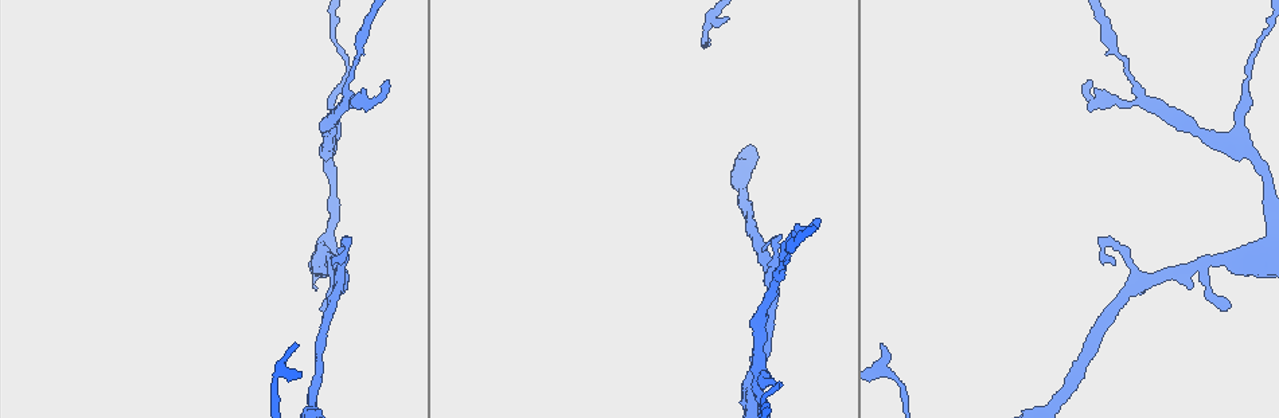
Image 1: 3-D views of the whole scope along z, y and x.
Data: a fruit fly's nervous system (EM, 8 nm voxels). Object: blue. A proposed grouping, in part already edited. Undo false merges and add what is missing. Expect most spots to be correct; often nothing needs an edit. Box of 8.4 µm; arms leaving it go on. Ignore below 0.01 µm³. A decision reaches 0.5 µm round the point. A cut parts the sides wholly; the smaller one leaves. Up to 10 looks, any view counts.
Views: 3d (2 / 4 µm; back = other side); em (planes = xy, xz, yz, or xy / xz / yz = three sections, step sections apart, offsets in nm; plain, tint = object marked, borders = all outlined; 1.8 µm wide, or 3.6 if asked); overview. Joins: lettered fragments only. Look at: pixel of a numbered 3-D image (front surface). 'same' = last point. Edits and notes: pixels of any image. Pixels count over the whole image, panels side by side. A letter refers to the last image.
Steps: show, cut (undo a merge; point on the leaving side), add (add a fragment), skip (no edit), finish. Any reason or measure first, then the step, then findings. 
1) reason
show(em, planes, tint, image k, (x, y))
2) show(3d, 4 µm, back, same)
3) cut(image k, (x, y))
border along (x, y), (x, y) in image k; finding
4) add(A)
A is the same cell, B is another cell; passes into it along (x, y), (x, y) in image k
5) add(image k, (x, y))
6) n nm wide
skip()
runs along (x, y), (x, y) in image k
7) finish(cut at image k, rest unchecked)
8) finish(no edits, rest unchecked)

branch stops here
show(em, xy, step 8, tint, image 1, (331, 265))

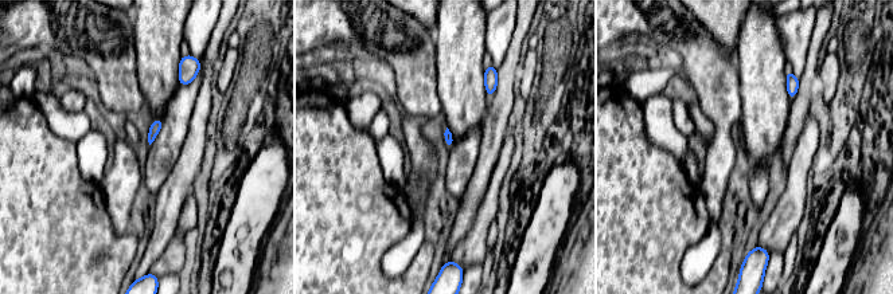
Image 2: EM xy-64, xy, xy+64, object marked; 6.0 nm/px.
show(em, planes, tint, same)

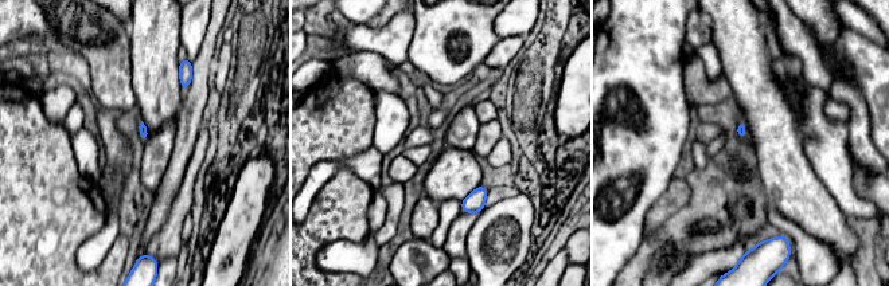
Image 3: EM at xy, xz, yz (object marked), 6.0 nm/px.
see the neighbours
show(em, planes, borders, same)

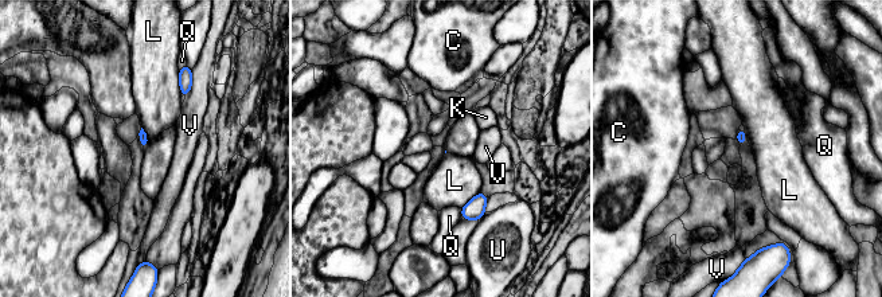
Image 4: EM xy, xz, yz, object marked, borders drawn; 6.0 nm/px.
skip()
C, K, L, Q, U and V are other cells; border along (178, 70), (178, 83), (182, 96) in image 4; none of them fits

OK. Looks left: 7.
thick turns thin
show(em, 3.6 µm, xz, step 4, tint, image 1, (754, 380))

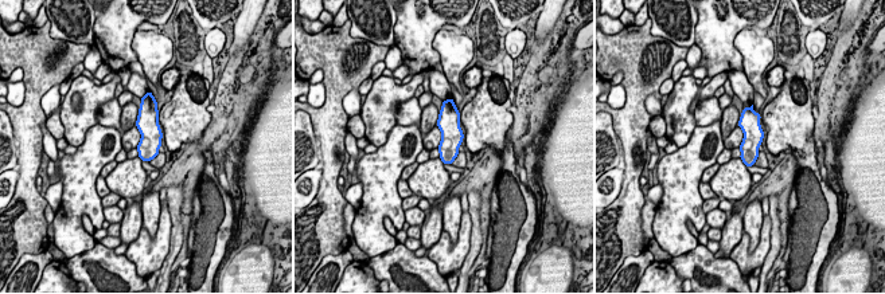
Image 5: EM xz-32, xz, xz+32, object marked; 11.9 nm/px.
show(em, 3.6 µm, yz, step 8, borders, same)

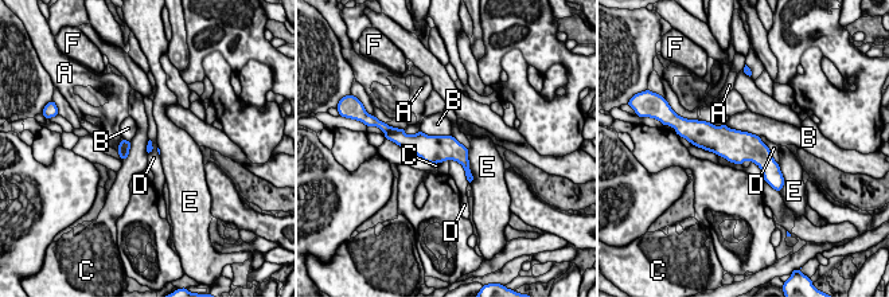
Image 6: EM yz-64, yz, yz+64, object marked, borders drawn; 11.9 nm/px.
skip()
A, B, C, D, E and F are other cells; border along (131, 141), (128, 156), (124, 160) in image 6; all the same neuron

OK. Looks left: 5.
tapers out
show(3d, 2 µm, image 1, (325, 300))

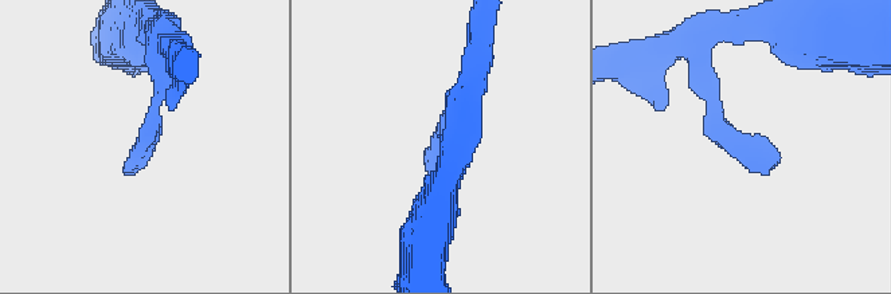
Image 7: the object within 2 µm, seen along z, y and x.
show(em, planes, borders, image 7, (147, 146))

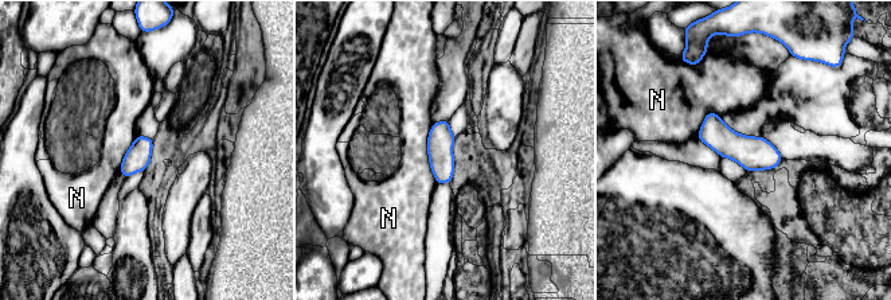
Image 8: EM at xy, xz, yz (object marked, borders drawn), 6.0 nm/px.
160 nm wide
skip()
N is another cell; no lettered fragment goes on from it

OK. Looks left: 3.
free end
show(3d, 2 µm, image 1, (388, 81))

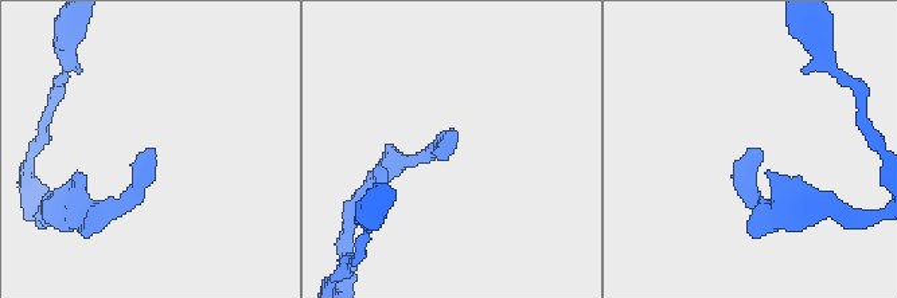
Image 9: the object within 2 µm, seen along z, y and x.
show(em, 3.6 µm, xy, step 8, borders, image 9, (452, 151))

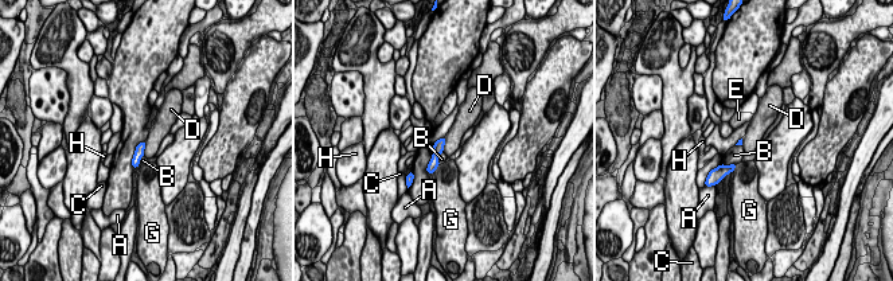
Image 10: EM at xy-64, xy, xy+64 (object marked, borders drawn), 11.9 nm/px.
skip()
A, B, C, D, E, G and H are other cells; runs along (441, 141), (429, 170) in image 10; no lettered fragment goes on from it

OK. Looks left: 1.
finish(no edits, rest unchecked)

